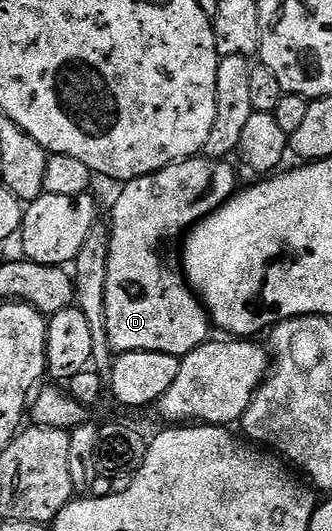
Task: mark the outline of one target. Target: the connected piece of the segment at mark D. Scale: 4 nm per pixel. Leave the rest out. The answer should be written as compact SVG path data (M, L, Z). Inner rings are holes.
M197 155L194 157L187 157L184 161L176 161L172 165L162 167L158 171L154 171L150 175L142 175L138 179L127 182L123 186L124 189L116 197L116 202L112 205L112 221L110 220L110 236L108 238L108 274L106 275L106 331L108 332L108 346L112 348L113 354L119 355L122 353L129 353L130 351L158 351L166 355L174 355L182 358L190 351L194 351L198 346L203 345L205 341L209 340L210 333L210 318L208 310L201 304L199 297L188 288L185 278L179 272L176 273L167 265L166 262L160 258L160 244L163 243L167 237L179 238L181 234L192 228L196 222L201 221L204 217L219 209L221 205L225 205L232 194L237 192L238 184L236 185L236 173L228 166L229 162L224 159L217 159L215 157L205 157Z

